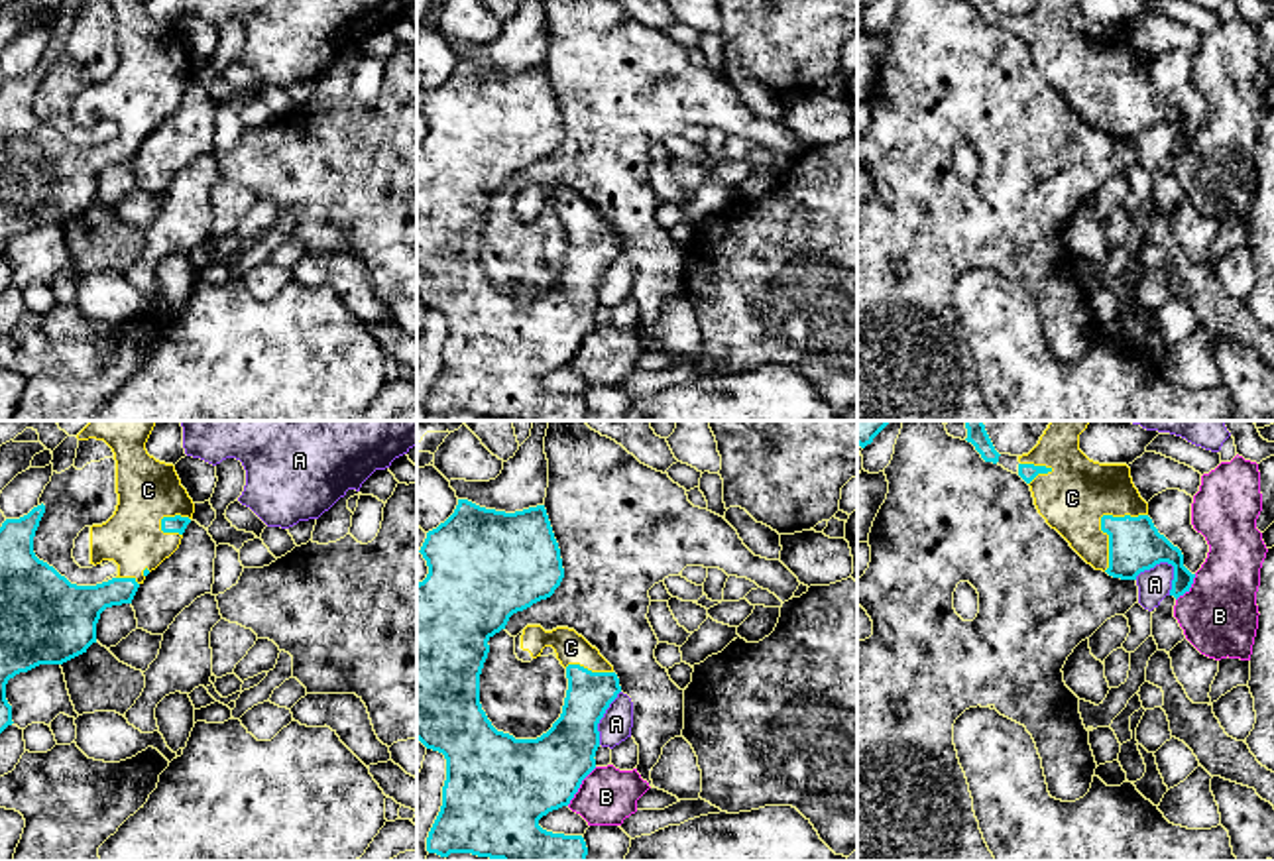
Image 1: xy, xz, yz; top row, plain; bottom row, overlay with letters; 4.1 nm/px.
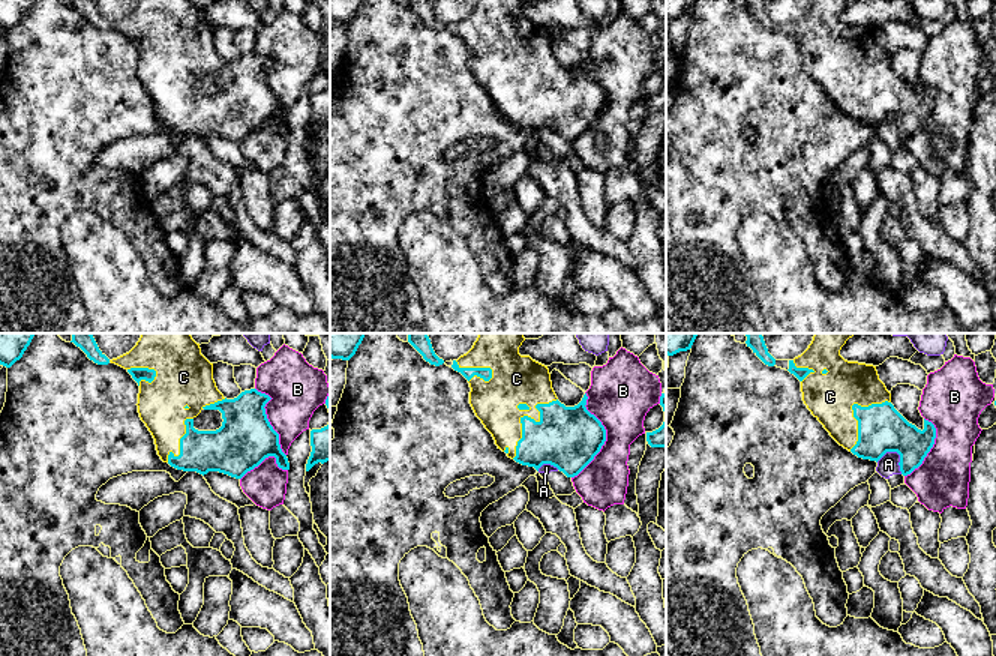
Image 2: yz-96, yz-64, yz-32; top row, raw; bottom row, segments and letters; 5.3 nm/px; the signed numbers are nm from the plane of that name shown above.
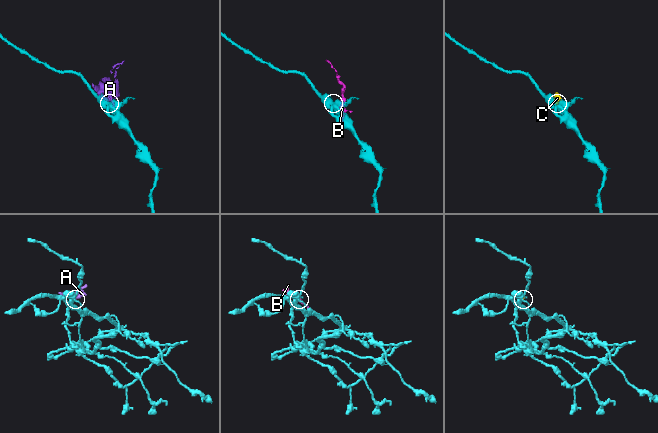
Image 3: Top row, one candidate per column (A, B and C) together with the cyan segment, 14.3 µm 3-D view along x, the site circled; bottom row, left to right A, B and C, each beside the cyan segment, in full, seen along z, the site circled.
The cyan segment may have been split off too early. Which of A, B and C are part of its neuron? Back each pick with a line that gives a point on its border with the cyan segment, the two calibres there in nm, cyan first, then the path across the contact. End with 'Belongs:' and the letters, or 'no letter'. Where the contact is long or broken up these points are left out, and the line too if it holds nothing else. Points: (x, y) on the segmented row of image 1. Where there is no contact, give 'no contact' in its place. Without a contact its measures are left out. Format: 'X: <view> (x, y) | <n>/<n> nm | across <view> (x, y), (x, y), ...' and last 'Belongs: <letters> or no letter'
C: yz (1101, 521) | 220/280 nm
Belongs: C

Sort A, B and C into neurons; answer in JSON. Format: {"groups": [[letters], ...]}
{"groups": [["A"], ["B"], ["C"]]}

